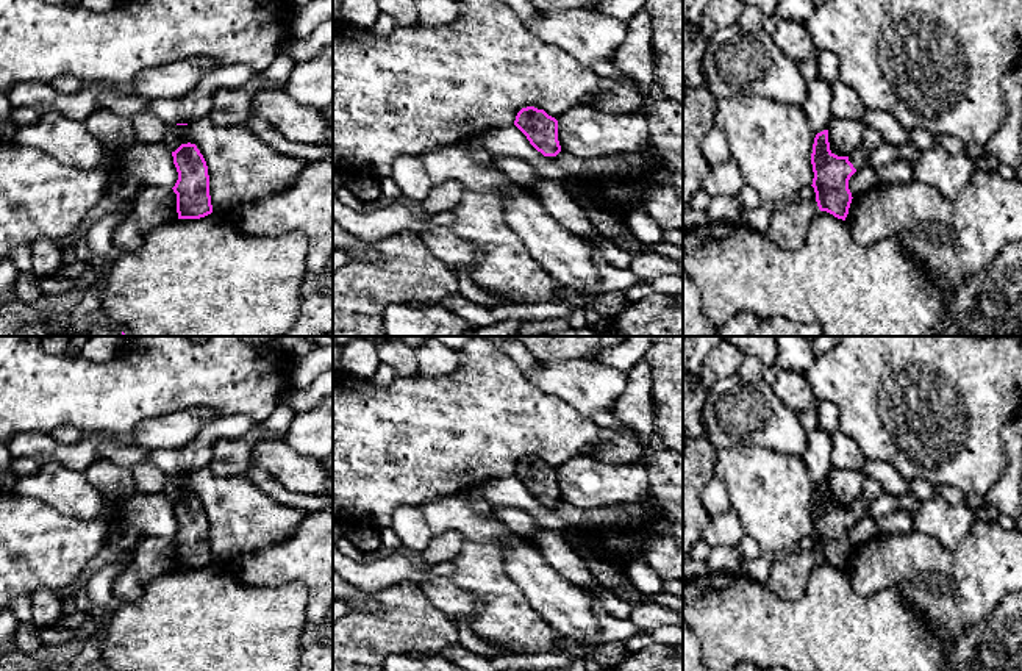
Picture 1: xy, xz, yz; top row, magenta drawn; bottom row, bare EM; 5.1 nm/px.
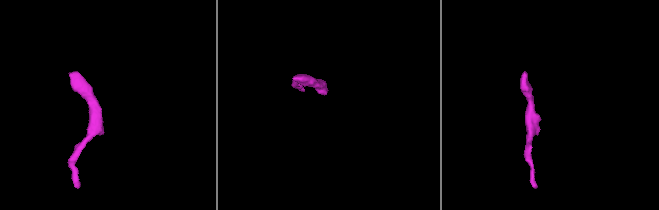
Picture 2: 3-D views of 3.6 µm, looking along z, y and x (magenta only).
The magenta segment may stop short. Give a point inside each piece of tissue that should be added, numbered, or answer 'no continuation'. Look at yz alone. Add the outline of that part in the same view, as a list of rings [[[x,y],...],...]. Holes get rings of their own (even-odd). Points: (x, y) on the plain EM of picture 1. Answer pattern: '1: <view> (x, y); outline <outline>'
1: yz (858, 507); outline [[[858,497],[849,505],[849,511],[853,515],[855,519],[861,519],[863,516],[867,516],[867,499]]]

